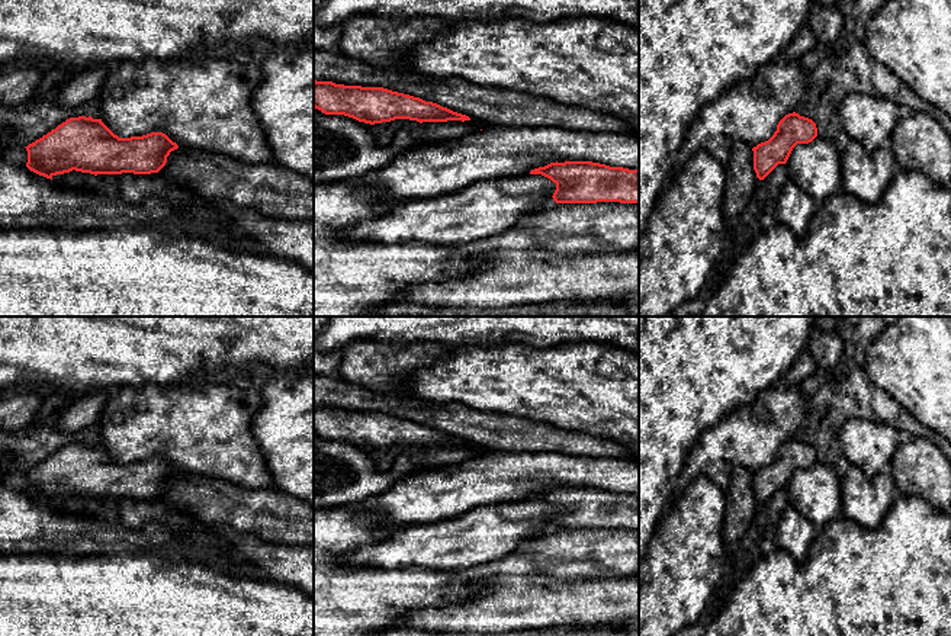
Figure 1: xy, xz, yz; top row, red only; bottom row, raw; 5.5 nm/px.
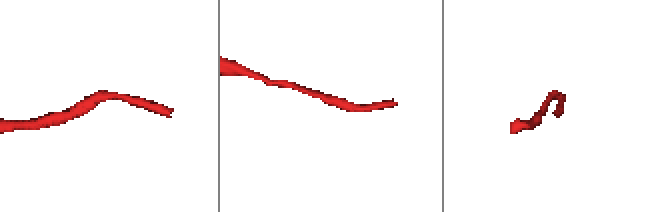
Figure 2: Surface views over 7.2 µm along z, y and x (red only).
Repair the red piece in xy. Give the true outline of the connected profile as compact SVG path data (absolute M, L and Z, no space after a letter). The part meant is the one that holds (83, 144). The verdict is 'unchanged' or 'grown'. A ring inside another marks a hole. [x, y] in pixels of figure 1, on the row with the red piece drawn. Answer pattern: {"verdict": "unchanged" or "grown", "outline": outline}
{"verdict": "unchanged", "outline": "M78 116L25 148L26 167L52 180L73 170L94 176L158 173L179 145L163 132L119 138L102 119Z"}

